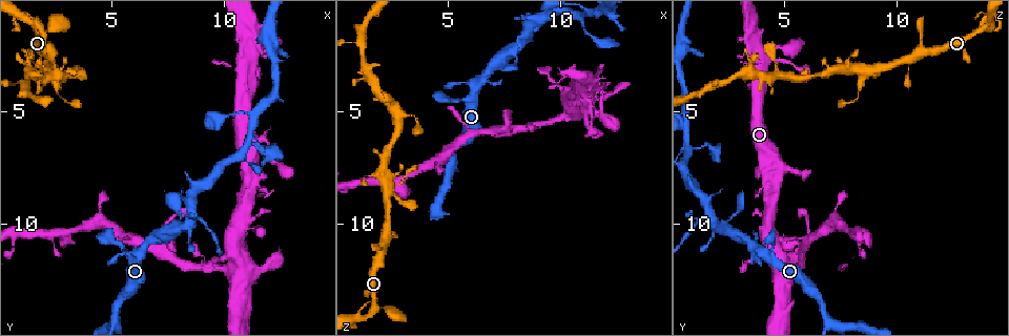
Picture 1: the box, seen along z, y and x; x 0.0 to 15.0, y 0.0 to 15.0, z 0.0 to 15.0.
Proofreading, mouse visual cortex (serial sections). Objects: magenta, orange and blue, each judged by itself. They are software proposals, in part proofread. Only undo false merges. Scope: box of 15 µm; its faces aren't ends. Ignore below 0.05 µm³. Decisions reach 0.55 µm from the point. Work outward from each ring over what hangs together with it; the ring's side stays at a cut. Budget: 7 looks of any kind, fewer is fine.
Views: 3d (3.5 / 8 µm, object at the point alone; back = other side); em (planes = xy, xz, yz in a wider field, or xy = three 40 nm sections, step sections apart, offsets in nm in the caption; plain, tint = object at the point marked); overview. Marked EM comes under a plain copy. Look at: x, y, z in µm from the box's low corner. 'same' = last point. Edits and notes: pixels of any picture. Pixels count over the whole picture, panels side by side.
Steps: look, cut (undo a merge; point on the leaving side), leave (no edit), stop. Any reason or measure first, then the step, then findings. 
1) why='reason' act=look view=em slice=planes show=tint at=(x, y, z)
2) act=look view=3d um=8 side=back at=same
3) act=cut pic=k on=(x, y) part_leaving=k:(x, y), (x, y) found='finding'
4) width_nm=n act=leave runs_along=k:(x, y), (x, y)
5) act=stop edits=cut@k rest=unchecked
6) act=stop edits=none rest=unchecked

act=look view=3d um=3.5 at=(3.2, 3.3, 5.2)

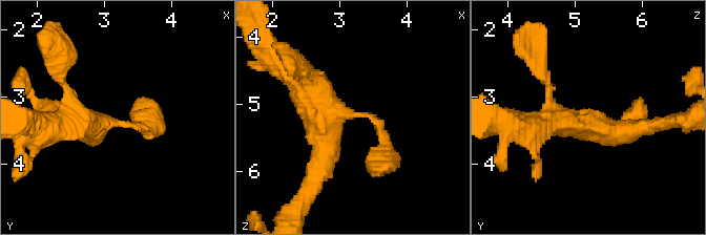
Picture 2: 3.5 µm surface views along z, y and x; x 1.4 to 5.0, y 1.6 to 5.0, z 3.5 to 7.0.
arms=3 arm_widths_nm=200,400,450 act=look view=em slice=xy step=3 show=tint at=(3.15, 3.40, 5.20)

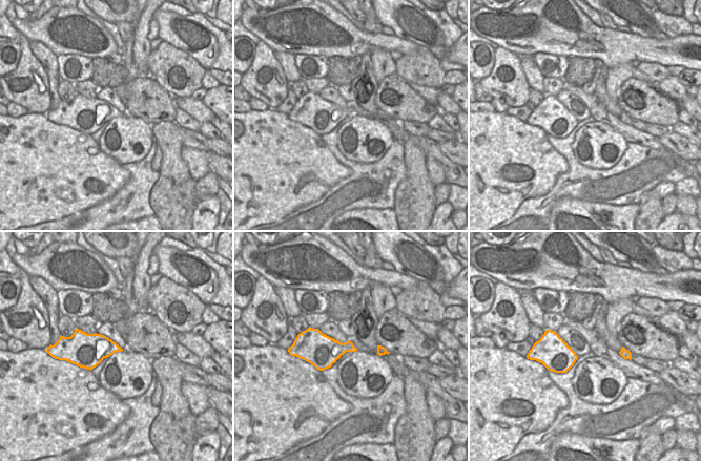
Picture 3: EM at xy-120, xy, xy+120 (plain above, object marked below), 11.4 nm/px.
act=leave runs_along=2:(87, 129), (146, 123) found='all the same cell'

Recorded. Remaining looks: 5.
why='calibre changes' act=look view=3d um=8 at=(1.5, 3.3, 3.5)

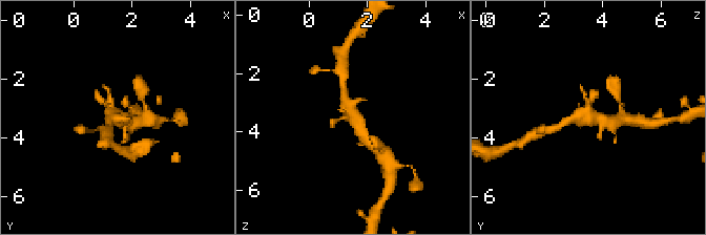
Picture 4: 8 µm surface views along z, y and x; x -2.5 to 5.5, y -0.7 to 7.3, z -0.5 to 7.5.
why='shape alone is not enough' act=look view=em slice=xy step=5 show=tint at=(1.5, 3.3, 3.5)

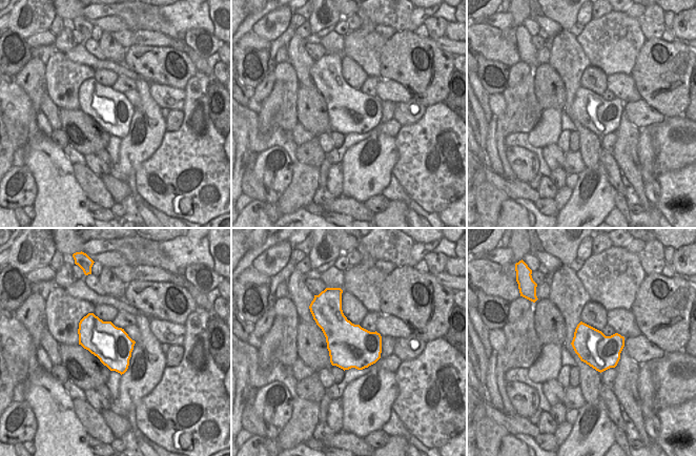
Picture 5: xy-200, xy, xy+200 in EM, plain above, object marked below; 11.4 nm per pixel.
act=leave runs_along=4:(367, 140), (343, 90) found='one cell here'

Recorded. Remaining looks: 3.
why='calibre changes' act=look view=3d um=3.5 at=(4.9, 10.8, 4.4)

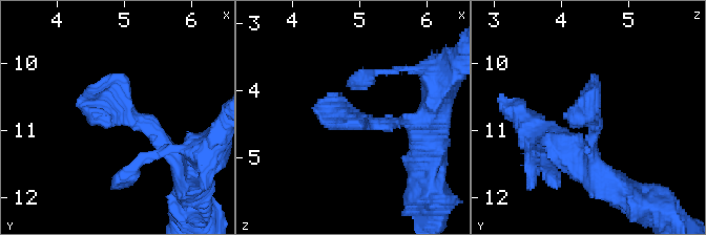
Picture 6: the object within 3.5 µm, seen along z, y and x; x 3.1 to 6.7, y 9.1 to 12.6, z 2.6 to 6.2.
why='need the tissue' act=look view=em slice=xy step=3 show=tint at=(4.90, 10.70, 4.45)

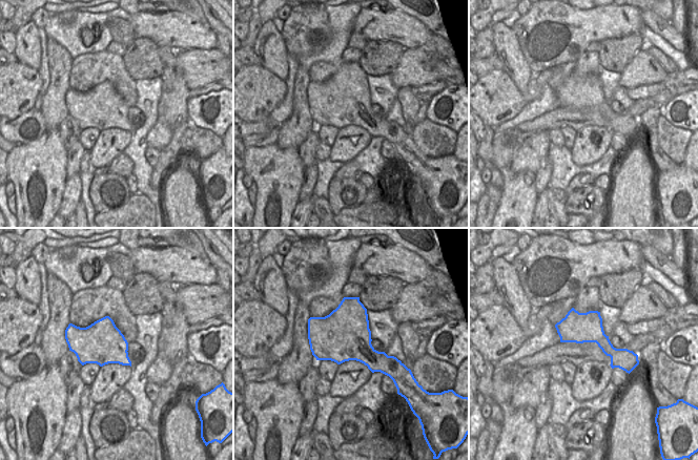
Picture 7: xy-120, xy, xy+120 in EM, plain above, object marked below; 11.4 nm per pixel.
act=leave runs_along=7:(558, 326), (590, 329), (627, 364) found='all the same cell'

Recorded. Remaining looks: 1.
act=stop edits=none rest=unchecked

